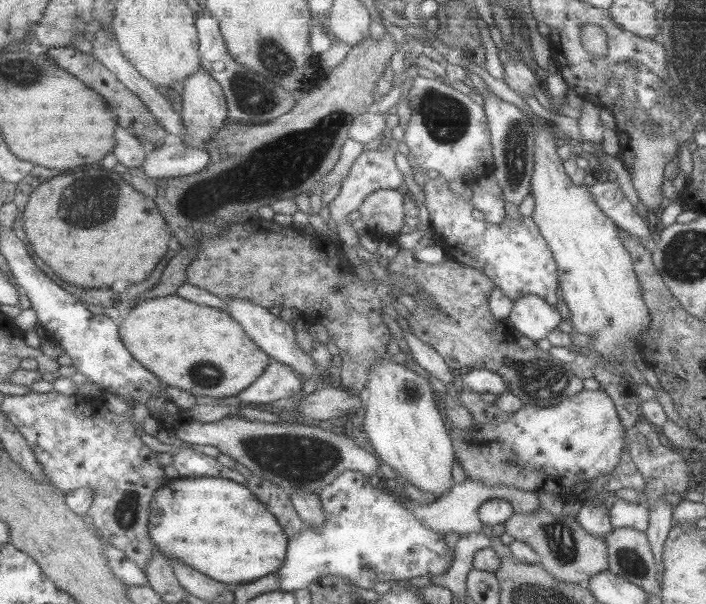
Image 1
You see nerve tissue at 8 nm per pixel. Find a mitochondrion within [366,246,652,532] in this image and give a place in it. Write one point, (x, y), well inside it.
(544, 383)

